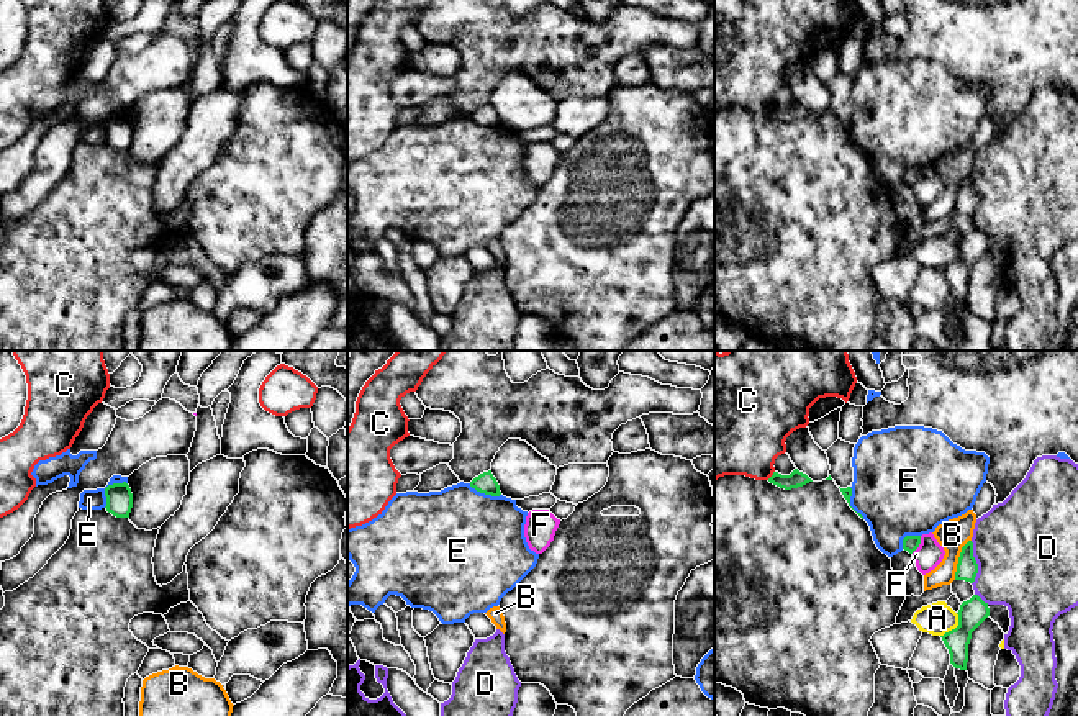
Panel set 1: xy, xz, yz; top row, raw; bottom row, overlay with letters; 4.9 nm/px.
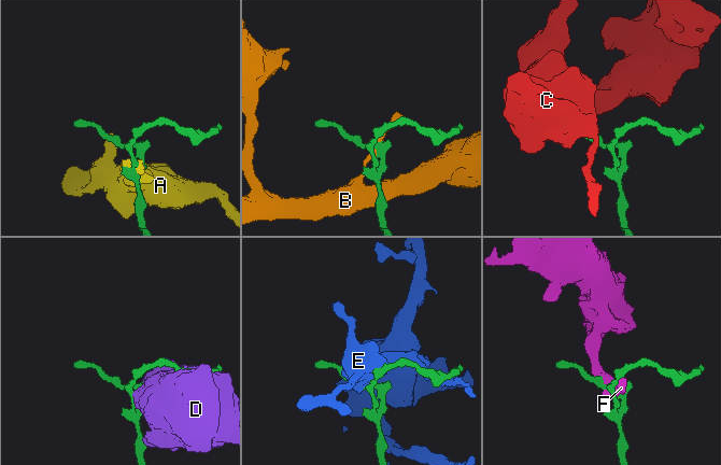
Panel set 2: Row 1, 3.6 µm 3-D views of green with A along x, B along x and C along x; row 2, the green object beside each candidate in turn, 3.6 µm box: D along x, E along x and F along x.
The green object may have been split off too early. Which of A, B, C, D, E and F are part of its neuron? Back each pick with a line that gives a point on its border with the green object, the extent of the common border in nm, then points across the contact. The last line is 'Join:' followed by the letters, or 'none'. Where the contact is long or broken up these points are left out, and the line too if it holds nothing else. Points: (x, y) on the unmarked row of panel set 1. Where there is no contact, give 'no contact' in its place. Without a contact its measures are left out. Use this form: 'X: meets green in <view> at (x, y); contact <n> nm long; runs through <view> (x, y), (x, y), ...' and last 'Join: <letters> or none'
Join: none

